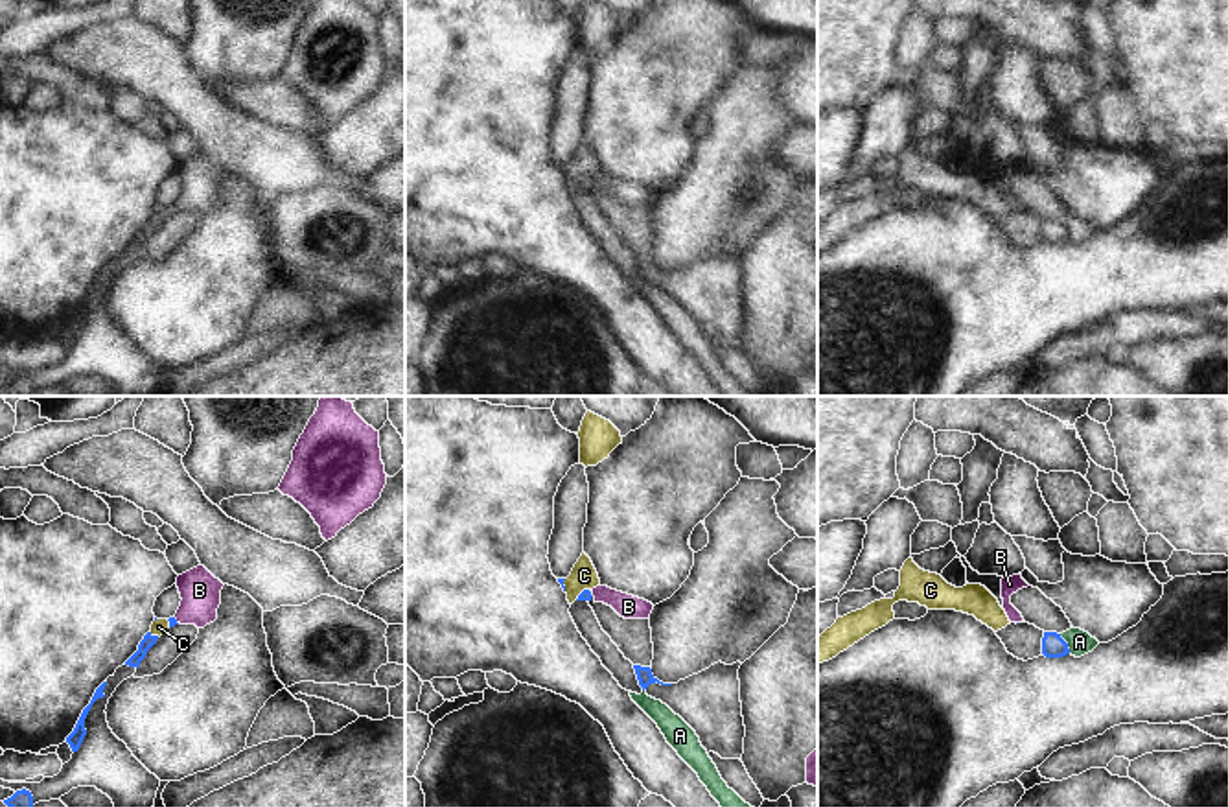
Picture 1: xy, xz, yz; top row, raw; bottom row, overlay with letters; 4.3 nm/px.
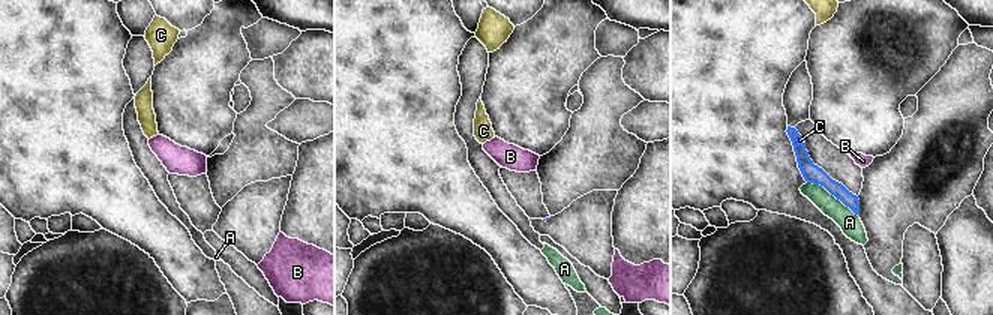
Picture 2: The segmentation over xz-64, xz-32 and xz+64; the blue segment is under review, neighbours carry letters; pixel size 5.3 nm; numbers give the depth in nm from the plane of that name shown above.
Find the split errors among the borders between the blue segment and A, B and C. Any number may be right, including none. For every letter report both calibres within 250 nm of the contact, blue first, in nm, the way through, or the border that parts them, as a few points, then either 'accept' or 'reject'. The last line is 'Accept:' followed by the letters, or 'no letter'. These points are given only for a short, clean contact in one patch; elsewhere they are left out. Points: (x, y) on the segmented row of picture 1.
A: 100 nm thick on the blue side, 110 nm on the other; reject
B: 30 nm thick on the blue side, 180 nm on the other; border along xy (173, 618), (177, 623); reject
C: 60 nm thick on the blue side, 70 nm on the other; runs through xy (148, 642), (155, 636), (159, 627); accept
Accept: C

